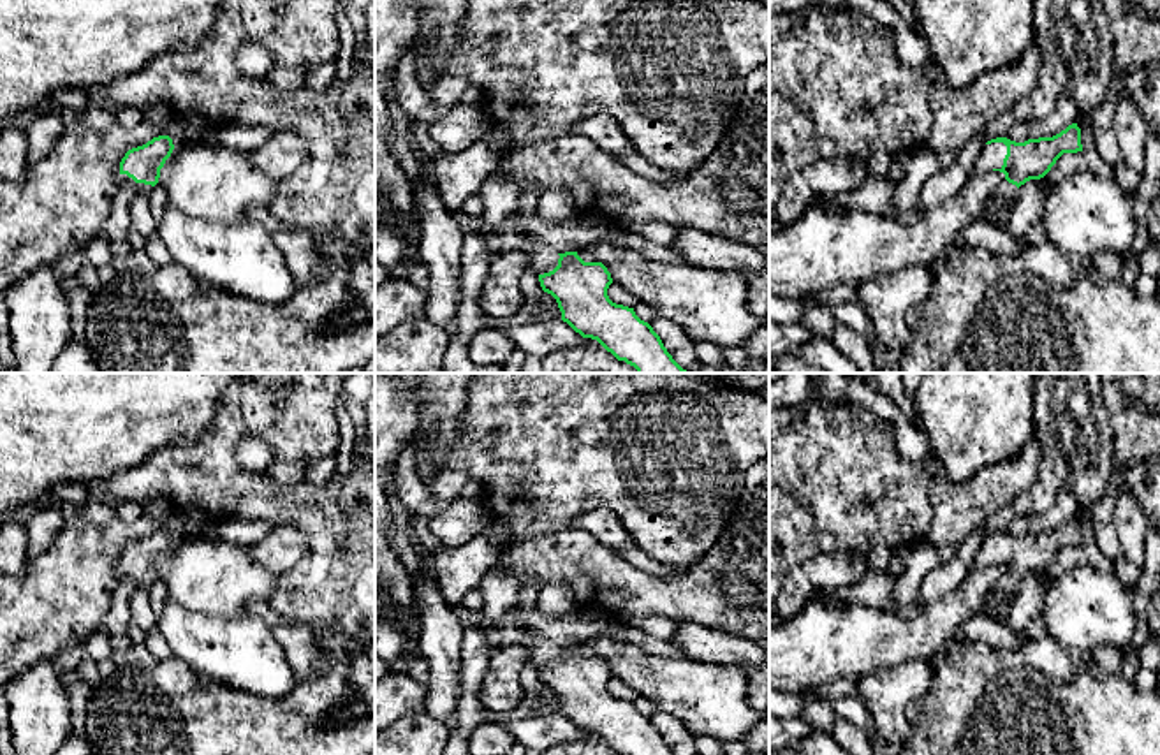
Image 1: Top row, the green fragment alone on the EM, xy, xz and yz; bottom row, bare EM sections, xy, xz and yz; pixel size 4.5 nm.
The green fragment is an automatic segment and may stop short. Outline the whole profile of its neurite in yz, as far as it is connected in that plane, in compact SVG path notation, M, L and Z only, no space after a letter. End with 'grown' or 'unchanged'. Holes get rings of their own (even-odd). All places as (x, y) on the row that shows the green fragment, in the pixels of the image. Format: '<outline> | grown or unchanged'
M1077 123L1053 137L1016 143L996 137L986 143L972 172L1000 171L1005 180L991 194L980 220L989 220L993 211L1010 201L1021 185L1044 178L1063 153L1083 151L1081 128Z | grown

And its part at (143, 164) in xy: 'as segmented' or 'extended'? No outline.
extended

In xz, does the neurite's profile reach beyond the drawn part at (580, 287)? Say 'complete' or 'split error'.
complete

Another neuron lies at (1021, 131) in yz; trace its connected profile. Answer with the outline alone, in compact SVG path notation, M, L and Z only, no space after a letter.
M1063 93L1046 120L1016 120L1005 137L1016 143L1024 143L1028 139L1039 137L1053 137L1065 130L1068 125L1076 123L1079 114L1081 113L1077 111L1076 102L1067 93Z

